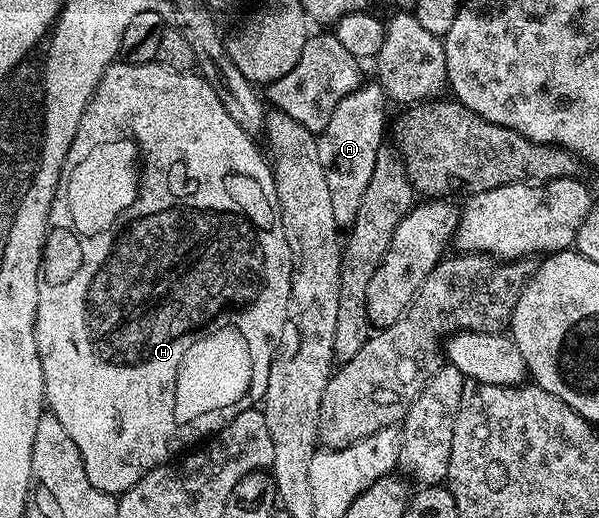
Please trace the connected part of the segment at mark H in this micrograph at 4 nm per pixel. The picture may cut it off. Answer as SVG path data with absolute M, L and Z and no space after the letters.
M115 62L100 80L100 86L94 92L94 97L86 104L84 114L80 118L80 126L76 130L76 138L72 138L72 146L66 155L66 161L62 167L62 182L54 195L54 201L50 207L50 223L46 233L46 247L42 250L42 270L38 274L38 310L36 312L36 346L40 354L40 366L44 370L44 386L46 387L46 402L49 411L58 419L60 426L68 430L68 438L76 442L76 446L82 455L84 470L88 474L88 482L96 486L96 490L111 494L121 494L136 486L144 474L148 474L153 468L160 464L165 464L171 459L170 455L174 452L174 444L178 448L186 448L189 444L194 444L197 440L205 441L221 432L236 414L240 414L246 408L253 408L266 395L266 387L270 378L270 366L276 359L274 348L265 340L265 336L270 336L273 332L282 332L286 328L286 320L291 319L292 305L290 303L290 280L294 277L294 262L290 259L290 247L286 237L286 226L282 222L282 207L278 204L278 183L274 181L273 167L262 157L262 152L257 148L255 137L250 136L240 126L236 126L236 121L232 119L232 114L224 110L224 102L216 94L216 90L207 82L205 75L198 74L190 70L179 70L177 68L167 68L161 62L151 62L149 64L128 64L125 62Z

